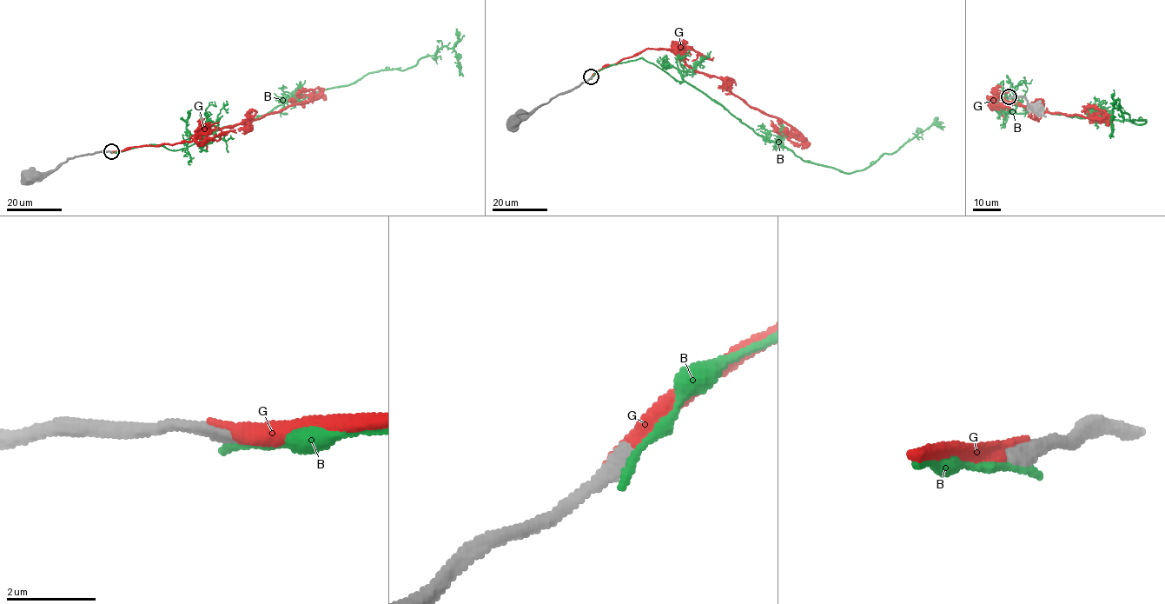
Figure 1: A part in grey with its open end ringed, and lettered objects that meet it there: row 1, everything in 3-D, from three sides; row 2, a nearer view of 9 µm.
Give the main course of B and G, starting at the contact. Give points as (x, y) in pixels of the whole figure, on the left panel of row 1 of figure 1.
B: (112, 152), (184, 149), (291, 99), (411, 68), (445, 46), (463, 76)
G: (111, 151), (190, 142), (197, 133), (248, 122), (318, 96), (288, 101)

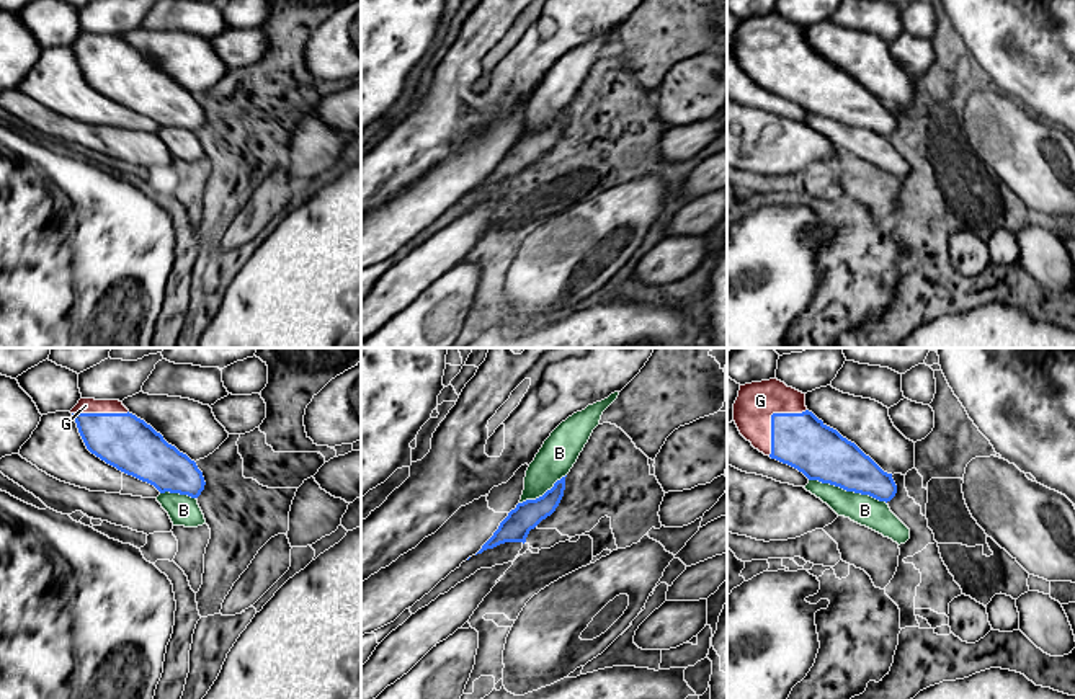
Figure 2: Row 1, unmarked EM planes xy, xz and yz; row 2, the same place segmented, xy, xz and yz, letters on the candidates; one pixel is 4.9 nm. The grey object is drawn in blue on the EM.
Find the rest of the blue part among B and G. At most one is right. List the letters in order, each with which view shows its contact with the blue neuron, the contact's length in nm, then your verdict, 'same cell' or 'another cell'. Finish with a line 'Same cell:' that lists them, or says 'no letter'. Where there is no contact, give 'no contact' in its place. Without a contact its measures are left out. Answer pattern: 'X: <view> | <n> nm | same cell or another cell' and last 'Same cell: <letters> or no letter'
B: yz | 400 nm | another cell
G: yz | 300 nm | same cell
Same cell: G

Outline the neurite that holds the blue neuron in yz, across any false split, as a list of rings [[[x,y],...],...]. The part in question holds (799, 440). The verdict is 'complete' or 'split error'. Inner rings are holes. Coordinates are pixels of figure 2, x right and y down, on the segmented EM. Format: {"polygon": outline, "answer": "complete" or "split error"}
{"polygon": [[[774,379],[740,385],[734,421],[755,449],[846,492],[890,501],[897,493],[884,472],[854,443],[805,407],[805,394]]], "answer": "split error"}

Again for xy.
{"polygon": [[[80,398],[70,410],[87,449],[160,493],[198,498],[204,477],[196,462],[168,444],[119,400]]], "answer": "split error"}

